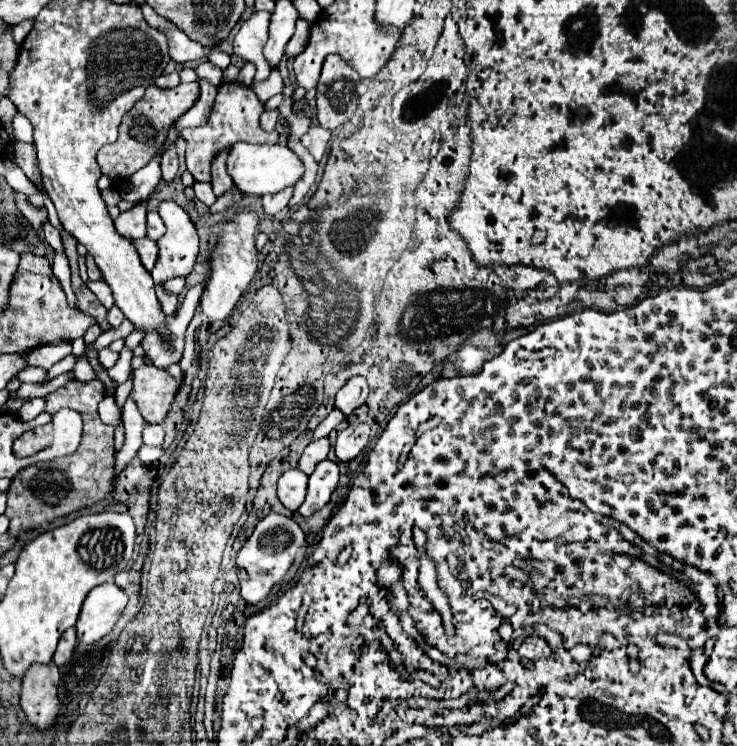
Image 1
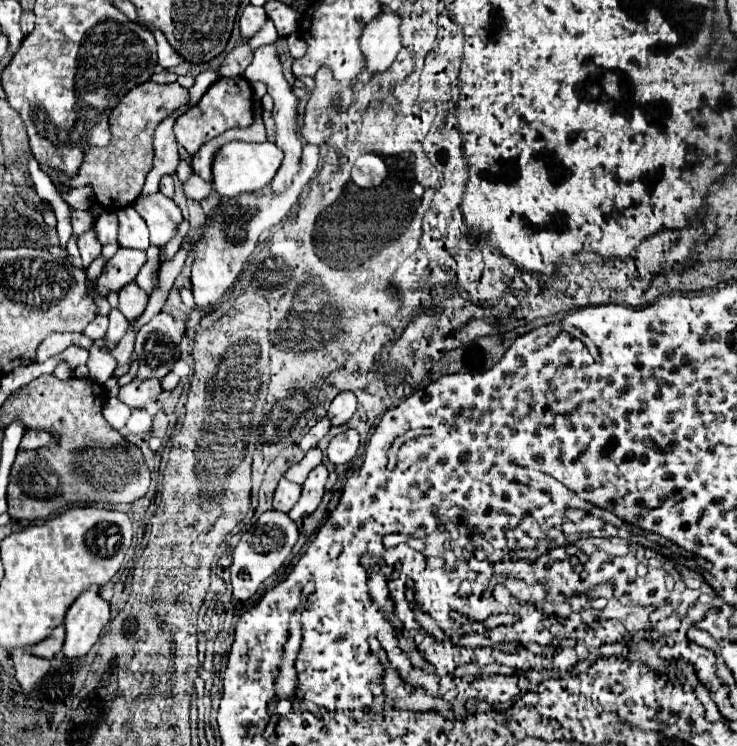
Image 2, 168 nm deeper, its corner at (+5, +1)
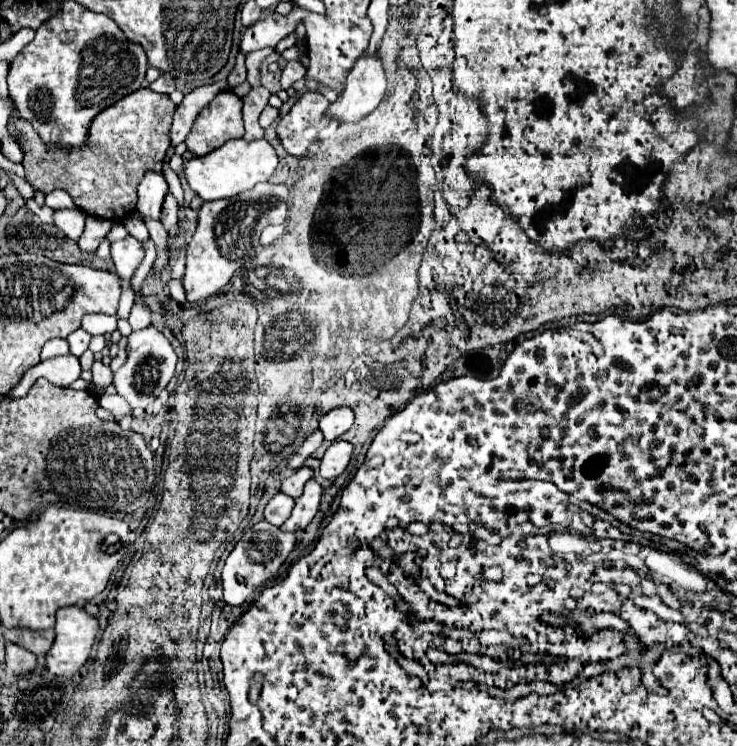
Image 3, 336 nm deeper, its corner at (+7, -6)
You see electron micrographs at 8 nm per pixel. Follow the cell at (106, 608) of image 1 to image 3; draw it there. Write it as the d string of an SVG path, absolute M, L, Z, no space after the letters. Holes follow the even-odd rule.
M81 606L57 610L55 642L45 656L45 666L55 676L73 676L87 662L99 624Z

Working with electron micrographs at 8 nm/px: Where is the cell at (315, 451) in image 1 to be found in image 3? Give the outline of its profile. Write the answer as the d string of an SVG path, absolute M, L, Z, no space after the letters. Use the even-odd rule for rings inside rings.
M303 466L303 468L295 470L289 478L283 480L281 492L287 494L287 496L291 496L291 498L299 498L299 496L303 494L303 484L305 484L307 480L311 480L311 478L313 478L313 470L307 468L307 466Z

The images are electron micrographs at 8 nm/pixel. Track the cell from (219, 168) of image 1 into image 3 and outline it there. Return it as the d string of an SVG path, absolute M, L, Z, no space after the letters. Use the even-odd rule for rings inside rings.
M253 88L243 98L243 116L245 116L245 140L259 140L264 137L264 130L259 126L259 116L267 106L271 92L267 88Z

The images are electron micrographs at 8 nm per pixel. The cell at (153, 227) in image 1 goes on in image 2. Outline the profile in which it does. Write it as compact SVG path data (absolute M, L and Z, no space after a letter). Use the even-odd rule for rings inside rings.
M127 207L125 211L117 211L117 217L119 217L119 237L117 237L119 247L145 251L149 247L149 231L141 215L133 207Z

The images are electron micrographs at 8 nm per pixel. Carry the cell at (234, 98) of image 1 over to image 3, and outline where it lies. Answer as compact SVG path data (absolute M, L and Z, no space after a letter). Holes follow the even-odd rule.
M233 90L219 92L207 108L197 116L191 132L185 138L187 150L195 156L209 154L221 148L227 140L243 136L241 118L243 100Z

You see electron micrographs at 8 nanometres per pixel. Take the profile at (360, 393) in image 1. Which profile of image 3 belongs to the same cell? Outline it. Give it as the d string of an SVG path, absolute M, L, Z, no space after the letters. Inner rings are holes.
M339 406L339 408L329 410L319 422L319 430L323 432L325 440L329 440L329 442L337 440L351 426L353 426L353 410L349 406Z

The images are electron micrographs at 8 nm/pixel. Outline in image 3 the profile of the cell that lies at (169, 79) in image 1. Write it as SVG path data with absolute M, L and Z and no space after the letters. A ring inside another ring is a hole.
M161 76L161 78L157 78L155 82L151 82L149 88L151 88L153 92L165 92L165 94L171 94L171 92L175 90L175 82L173 82L173 78L169 78L169 76Z

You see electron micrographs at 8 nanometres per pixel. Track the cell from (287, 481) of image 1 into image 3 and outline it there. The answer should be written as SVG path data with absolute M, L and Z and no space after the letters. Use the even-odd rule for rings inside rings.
M283 492L275 494L269 500L269 504L265 506L265 520L275 524L275 526L281 526L289 518L289 514L293 510L293 504L295 504L295 500L291 496L287 496Z

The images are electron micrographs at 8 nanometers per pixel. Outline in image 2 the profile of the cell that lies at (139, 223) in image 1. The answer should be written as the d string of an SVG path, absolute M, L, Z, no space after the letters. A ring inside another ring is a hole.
M103 211L99 215L99 219L95 221L95 231L99 235L99 241L103 245L107 243L117 243L117 219L115 213L111 211Z

